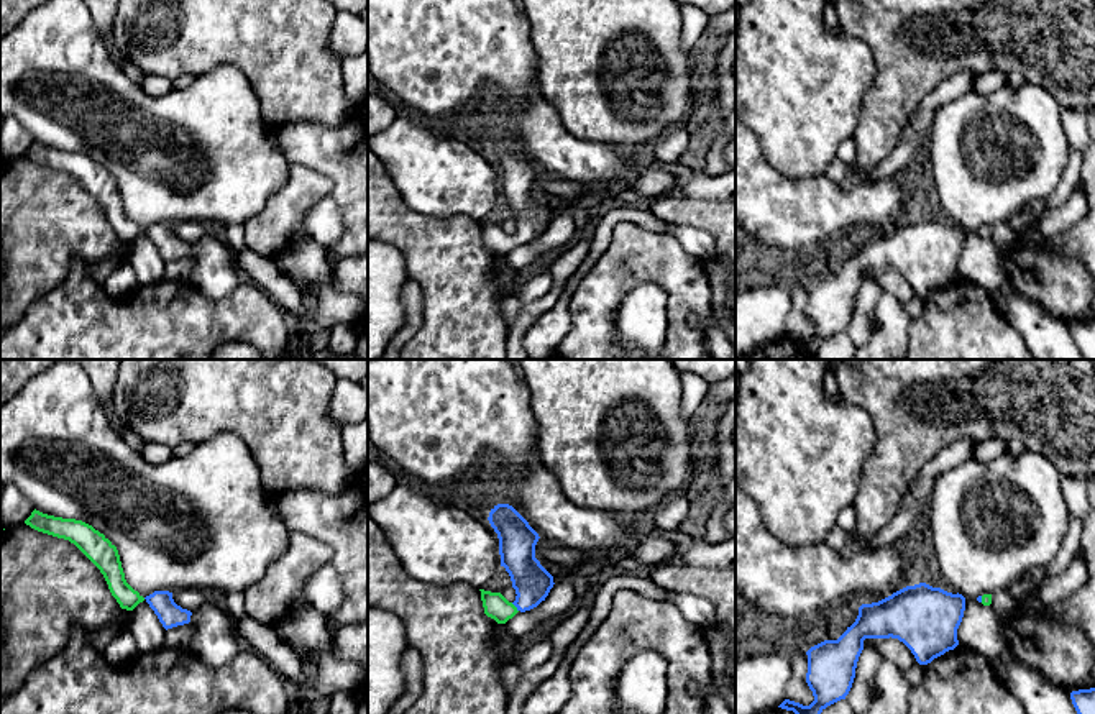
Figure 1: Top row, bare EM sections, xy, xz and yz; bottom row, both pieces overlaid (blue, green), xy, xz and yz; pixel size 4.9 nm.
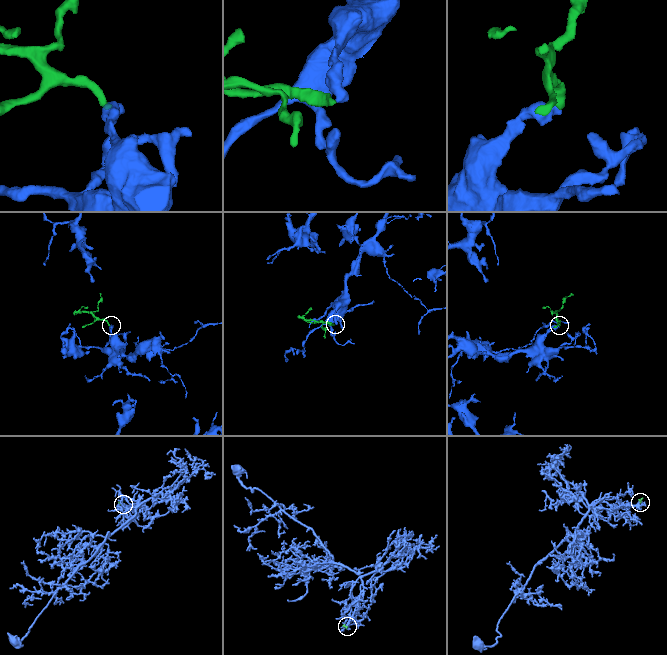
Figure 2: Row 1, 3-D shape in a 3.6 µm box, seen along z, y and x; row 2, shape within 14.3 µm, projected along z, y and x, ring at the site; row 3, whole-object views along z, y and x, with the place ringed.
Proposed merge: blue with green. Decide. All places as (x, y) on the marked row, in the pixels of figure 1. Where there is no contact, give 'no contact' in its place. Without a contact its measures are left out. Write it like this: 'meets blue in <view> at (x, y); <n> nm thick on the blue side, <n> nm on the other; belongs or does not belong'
meets blue in xz at (516, 606); 190 nm thick on the blue side, 120 nm on the other; belongs

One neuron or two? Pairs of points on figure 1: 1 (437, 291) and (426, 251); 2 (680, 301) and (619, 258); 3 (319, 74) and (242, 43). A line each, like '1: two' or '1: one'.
1: one
2: one
3: one

